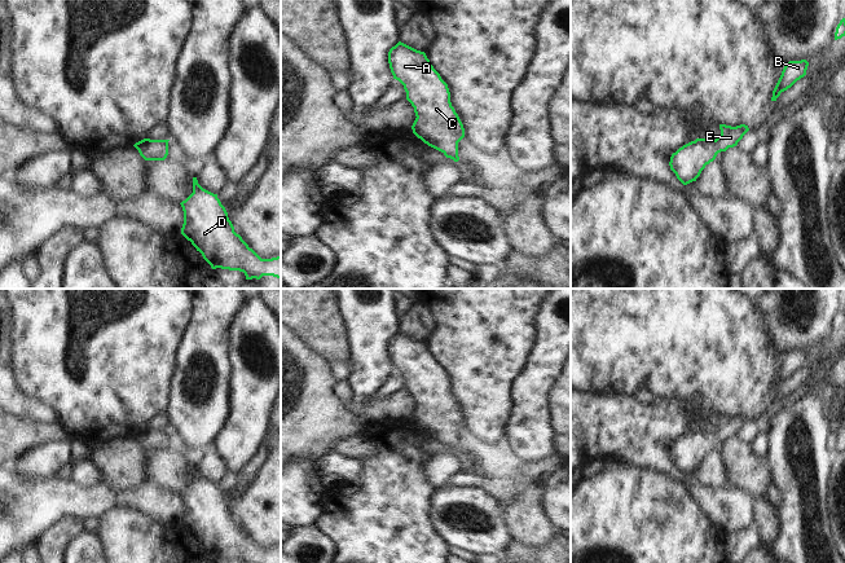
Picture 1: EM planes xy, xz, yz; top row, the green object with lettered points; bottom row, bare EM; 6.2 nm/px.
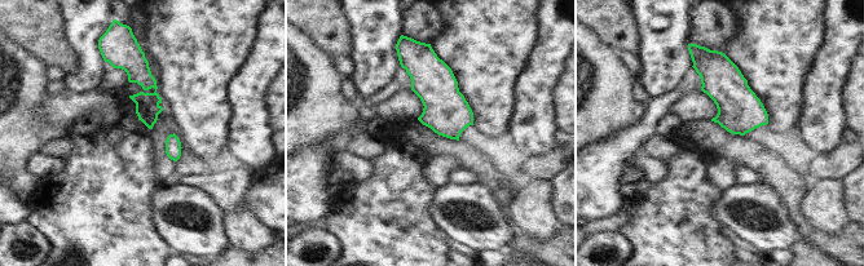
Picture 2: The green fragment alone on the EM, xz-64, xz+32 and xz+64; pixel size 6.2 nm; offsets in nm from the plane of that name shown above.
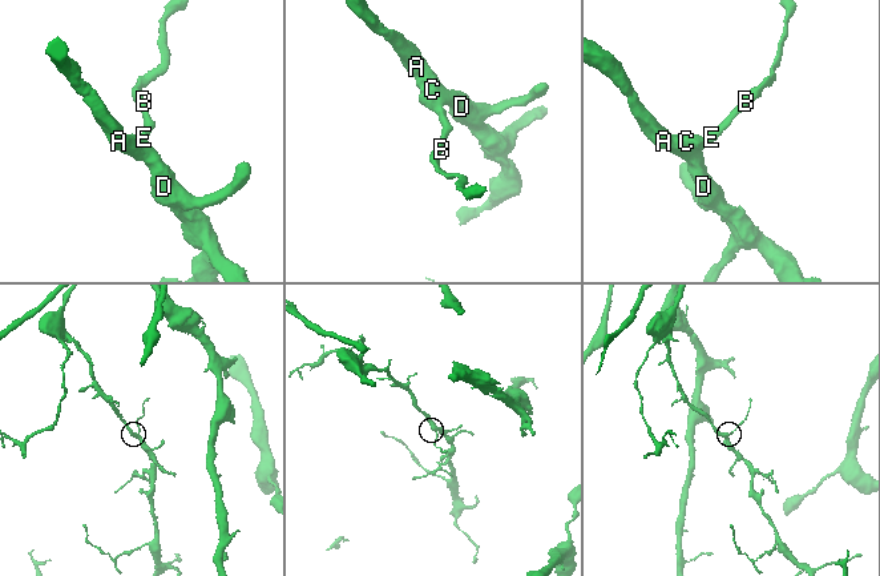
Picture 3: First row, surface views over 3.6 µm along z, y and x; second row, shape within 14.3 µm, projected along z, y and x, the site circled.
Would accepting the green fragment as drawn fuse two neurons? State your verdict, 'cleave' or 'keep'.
keep

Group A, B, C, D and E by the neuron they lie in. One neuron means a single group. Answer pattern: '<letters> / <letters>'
A B C D E

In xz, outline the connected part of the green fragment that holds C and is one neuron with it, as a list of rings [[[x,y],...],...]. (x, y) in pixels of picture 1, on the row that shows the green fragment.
[[[399,41],[388,52],[388,63],[393,79],[404,85],[406,100],[414,107],[413,133],[458,162],[458,142],[465,137],[465,128],[452,106],[448,84],[426,53]]]

